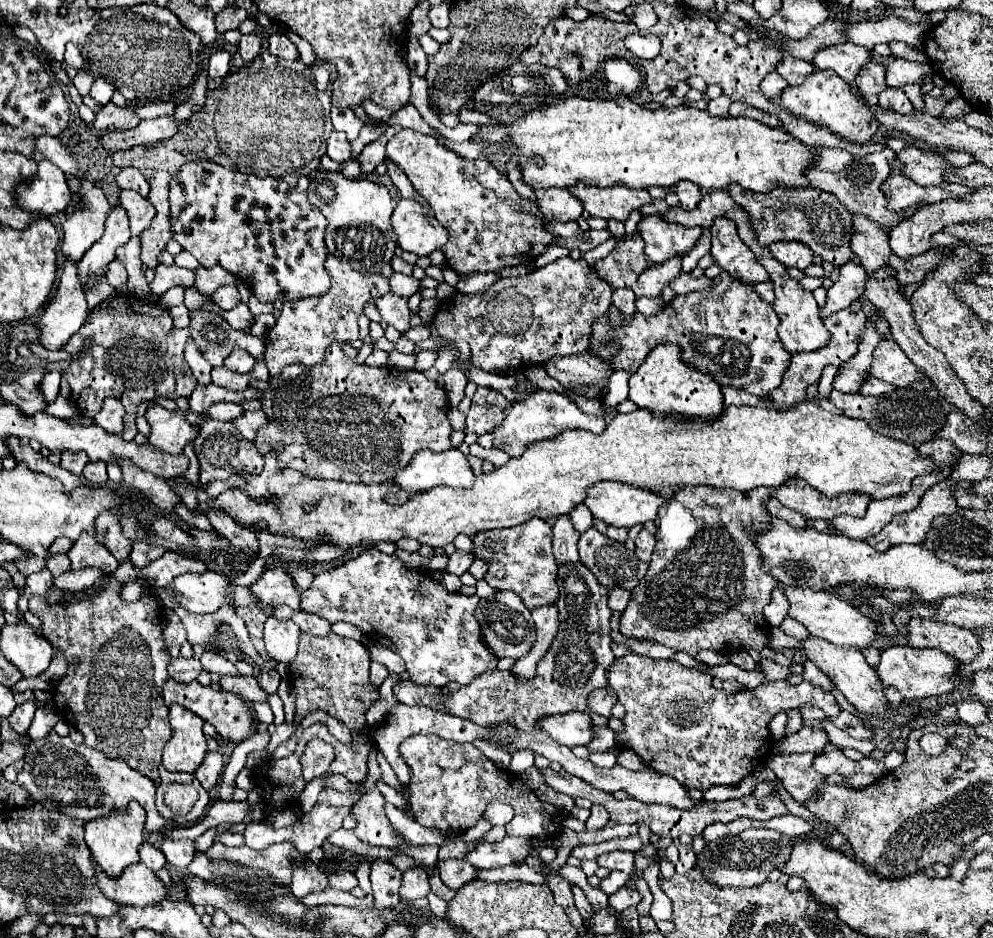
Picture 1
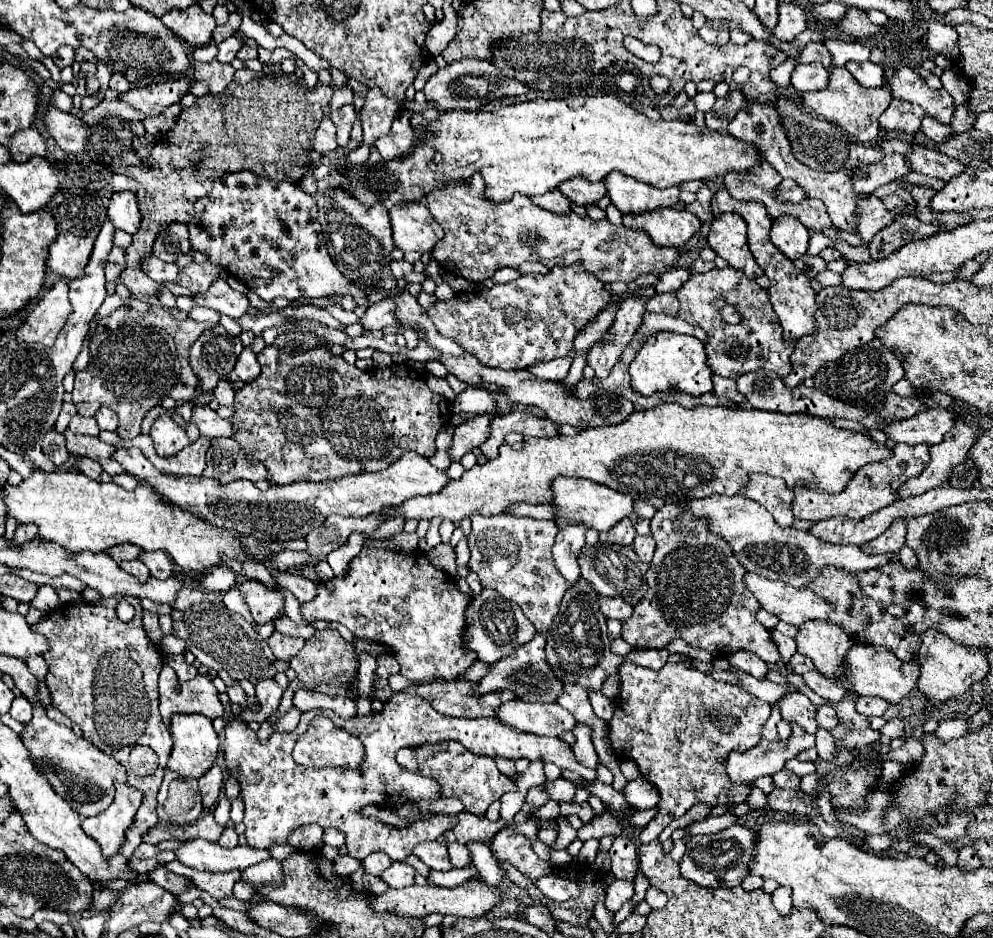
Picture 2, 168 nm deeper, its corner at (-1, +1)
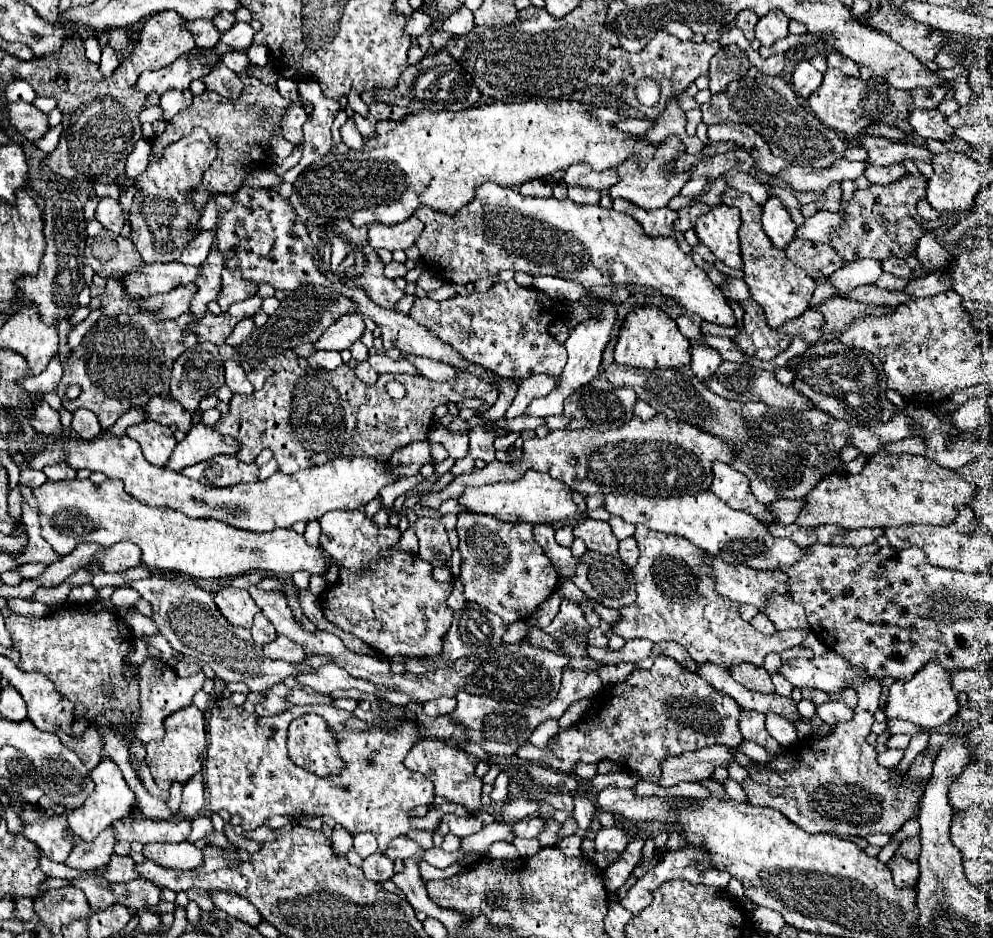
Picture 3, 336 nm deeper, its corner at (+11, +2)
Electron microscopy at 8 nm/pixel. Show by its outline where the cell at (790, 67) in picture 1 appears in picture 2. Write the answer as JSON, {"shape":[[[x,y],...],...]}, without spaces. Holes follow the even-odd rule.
{"shape":[[[809,63],[809,65],[797,65],[791,75],[791,85],[799,93],[807,91],[821,91],[829,83],[829,69],[825,69],[821,63]]]}

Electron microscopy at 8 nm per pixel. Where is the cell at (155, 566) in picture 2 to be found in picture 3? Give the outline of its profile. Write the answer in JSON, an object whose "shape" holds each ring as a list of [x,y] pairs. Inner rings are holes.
{"shape":[[[119,542],[115,546],[109,546],[105,552],[97,554],[95,562],[101,564],[107,572],[123,572],[141,564],[141,552],[139,546],[131,542]]]}

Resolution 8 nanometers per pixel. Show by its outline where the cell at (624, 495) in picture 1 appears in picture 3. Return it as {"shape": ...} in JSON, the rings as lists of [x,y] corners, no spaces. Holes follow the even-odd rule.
{"shape":[[[527,470],[525,476],[517,482],[497,482],[487,484],[479,488],[467,488],[463,498],[459,498],[463,506],[467,506],[471,512],[479,514],[493,514],[507,522],[533,522],[533,524],[561,524],[561,522],[579,522],[581,510],[573,500],[571,488],[553,478],[547,472],[535,472]]]}

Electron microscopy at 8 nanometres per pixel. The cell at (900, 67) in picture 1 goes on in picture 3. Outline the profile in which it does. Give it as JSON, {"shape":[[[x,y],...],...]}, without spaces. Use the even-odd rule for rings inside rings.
{"shape":[[[919,108],[909,114],[909,124],[913,130],[923,138],[935,138],[935,140],[951,140],[953,128],[947,124],[945,116],[939,110],[927,110]]]}

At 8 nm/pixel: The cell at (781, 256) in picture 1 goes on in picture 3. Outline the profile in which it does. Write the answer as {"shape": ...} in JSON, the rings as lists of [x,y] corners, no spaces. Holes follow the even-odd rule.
{"shape":[[[771,196],[765,202],[761,224],[763,224],[763,230],[769,236],[771,244],[779,250],[783,250],[795,238],[797,226],[793,224],[789,212],[785,210],[783,202],[777,196]]]}

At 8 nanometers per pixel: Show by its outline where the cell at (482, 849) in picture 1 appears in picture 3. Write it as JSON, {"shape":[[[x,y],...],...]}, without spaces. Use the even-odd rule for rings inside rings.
{"shape":[[[527,818],[527,820],[519,820],[519,822],[513,822],[511,824],[511,830],[515,834],[515,838],[531,838],[531,836],[539,836],[539,830],[543,828],[543,822],[541,818]]]}

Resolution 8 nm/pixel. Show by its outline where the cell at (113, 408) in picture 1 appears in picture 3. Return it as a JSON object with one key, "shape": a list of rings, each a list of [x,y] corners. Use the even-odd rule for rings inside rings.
{"shape":[[[79,408],[73,412],[73,422],[71,422],[71,428],[77,432],[79,438],[83,440],[91,440],[95,438],[99,432],[101,432],[101,426],[99,426],[99,420],[95,414],[91,414],[91,410],[85,410],[85,408]]]}

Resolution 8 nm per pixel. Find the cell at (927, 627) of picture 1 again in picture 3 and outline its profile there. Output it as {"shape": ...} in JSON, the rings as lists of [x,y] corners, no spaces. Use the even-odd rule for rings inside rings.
{"shape":[[[931,660],[911,680],[895,680],[889,688],[885,714],[889,718],[909,720],[913,724],[919,724],[925,730],[935,730],[935,728],[943,726],[959,710],[959,704],[957,704],[959,692],[953,690],[953,686],[951,686],[951,682],[953,682],[951,674],[953,674],[951,670],[945,670],[939,662]]]}

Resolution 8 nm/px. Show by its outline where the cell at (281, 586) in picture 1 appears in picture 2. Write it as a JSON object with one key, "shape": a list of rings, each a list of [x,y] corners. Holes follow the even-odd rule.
{"shape":[[[245,581],[239,585],[239,591],[245,597],[245,603],[257,625],[265,625],[267,621],[273,621],[285,605],[285,597],[281,589],[269,589],[259,581]]]}

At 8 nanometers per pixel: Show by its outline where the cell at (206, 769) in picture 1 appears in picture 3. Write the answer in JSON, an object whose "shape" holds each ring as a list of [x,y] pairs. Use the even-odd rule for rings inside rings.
{"shape":[[[195,774],[187,784],[183,784],[183,802],[181,802],[181,816],[183,818],[195,818],[195,814],[201,812],[203,808],[203,774]]]}

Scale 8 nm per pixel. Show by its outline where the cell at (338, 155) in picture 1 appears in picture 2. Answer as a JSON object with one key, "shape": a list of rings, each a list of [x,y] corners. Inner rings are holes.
{"shape":[[[323,117],[317,131],[315,131],[315,139],[313,139],[313,149],[317,153],[331,153],[337,149],[335,143],[335,125],[331,123],[329,117]]]}

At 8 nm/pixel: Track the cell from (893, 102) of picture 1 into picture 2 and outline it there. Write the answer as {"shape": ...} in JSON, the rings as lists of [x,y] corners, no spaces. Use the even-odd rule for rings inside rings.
{"shape":[[[893,99],[889,109],[881,115],[879,127],[887,129],[887,131],[913,135],[919,131],[923,117],[925,117],[925,111],[921,107],[901,101],[901,99]]]}

